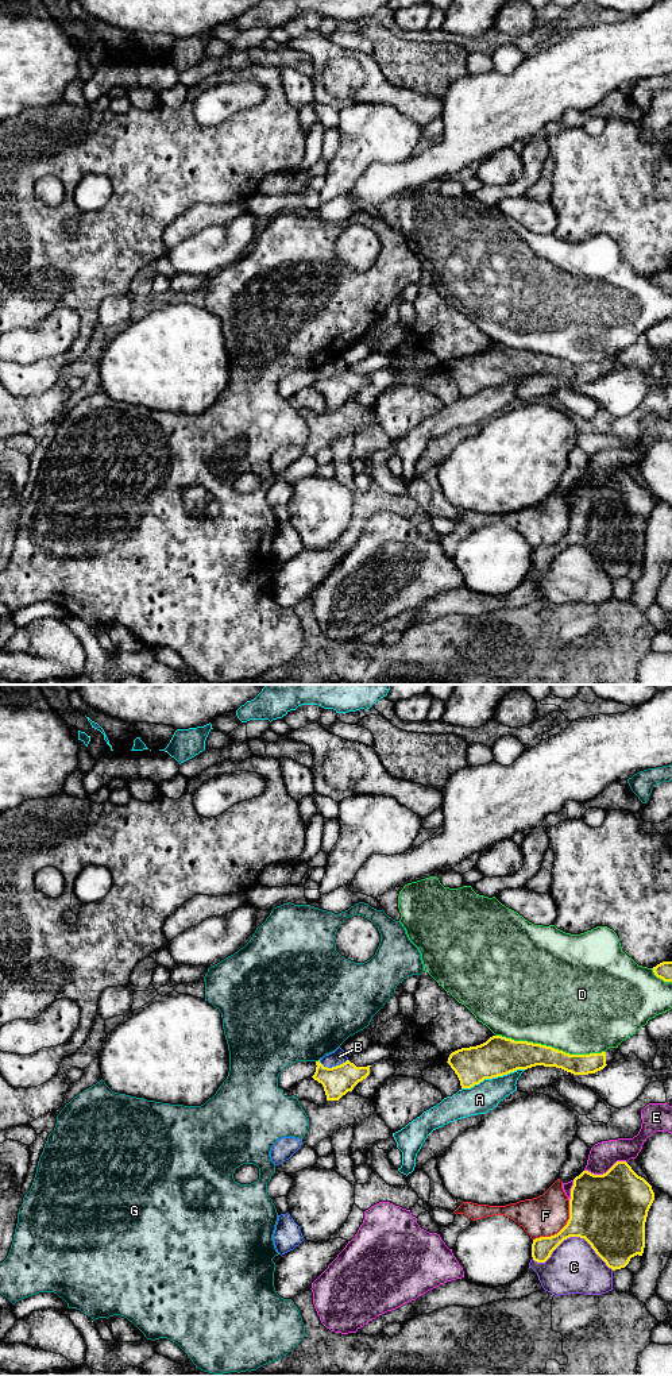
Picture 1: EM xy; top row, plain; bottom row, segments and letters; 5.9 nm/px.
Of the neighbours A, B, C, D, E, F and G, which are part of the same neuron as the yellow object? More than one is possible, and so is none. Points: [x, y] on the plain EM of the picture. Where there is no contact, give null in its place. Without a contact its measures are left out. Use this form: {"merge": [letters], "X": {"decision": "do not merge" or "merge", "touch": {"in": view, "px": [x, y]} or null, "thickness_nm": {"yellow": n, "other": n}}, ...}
{"merge": [], "A": {"decision": "do not merge", "touch": {"in": "xy", "px": [493, 385]}, "thickness_nm": {"yellow": 240, "other": 180}}, "B": {"decision": "do not merge", "touch": {"in": "xy", "px": [332, 376]}, "thickness_nm": {"yellow": 180, "other": 90}}, "C": {"decision": "do not merge", "touch": {"in": "xy", "px": [574, 544]}, "thickness_nm": {"yellow": 440, "other": 320}}, "D": {"decision": "do not merge", "touch": {"in": "xy", "px": [551, 355]}, "thickness_nm": {"yellow": 180, "other": 500}}, "E": {"decision": "do not merge", "touch": {"in": "xy", "px": [606, 481]}, "thickness_nm": {"yellow": 440, "other": 160}}, "F": {"decision": "do not merge", "touch": {"in": "xy", "px": [562, 538]}, "thickness_nm": {"yellow": 360, "other": 240}}, "G": {"decision": "do not merge", "touch": {"in": "xy", "px": [319, 369]}, "thickness_nm": {"yellow": 180, "other": 480}}}

